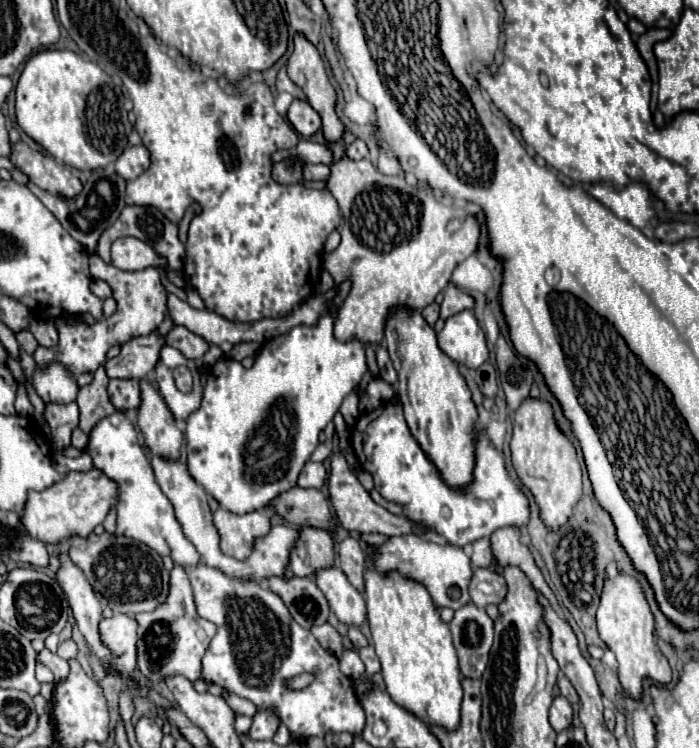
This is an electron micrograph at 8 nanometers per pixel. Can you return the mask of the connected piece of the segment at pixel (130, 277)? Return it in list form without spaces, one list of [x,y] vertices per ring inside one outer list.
[[[98,254],[90,256],[90,274],[106,280],[112,288],[112,296],[118,302],[118,308],[112,316],[98,320],[96,324],[66,324],[62,318],[56,320],[56,328],[60,334],[60,342],[54,348],[38,348],[34,352],[34,360],[40,368],[50,366],[52,362],[62,364],[66,370],[70,370],[72,376],[84,374],[84,372],[96,372],[96,368],[106,360],[106,352],[114,344],[126,344],[128,340],[136,336],[146,336],[158,328],[158,324],[166,316],[166,292],[160,284],[160,274],[156,268],[144,268],[140,272],[124,272],[114,266],[108,266],[100,260]]]

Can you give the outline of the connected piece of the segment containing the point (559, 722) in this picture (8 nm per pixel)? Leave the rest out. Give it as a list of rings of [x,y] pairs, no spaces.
[[[556,696],[552,700],[552,706],[550,706],[550,724],[556,732],[568,728],[572,724],[572,706],[568,704],[568,700],[564,696]]]

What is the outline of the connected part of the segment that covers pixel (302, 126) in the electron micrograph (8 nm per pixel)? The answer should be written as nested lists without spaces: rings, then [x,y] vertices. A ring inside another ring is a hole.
[[[294,100],[286,116],[294,126],[294,130],[304,138],[310,138],[320,130],[320,116],[306,100]]]

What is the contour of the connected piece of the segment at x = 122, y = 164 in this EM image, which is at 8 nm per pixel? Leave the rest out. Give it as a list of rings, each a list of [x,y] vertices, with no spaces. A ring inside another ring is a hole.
[[[128,146],[116,160],[116,174],[124,180],[134,180],[150,166],[150,154],[144,146]]]

